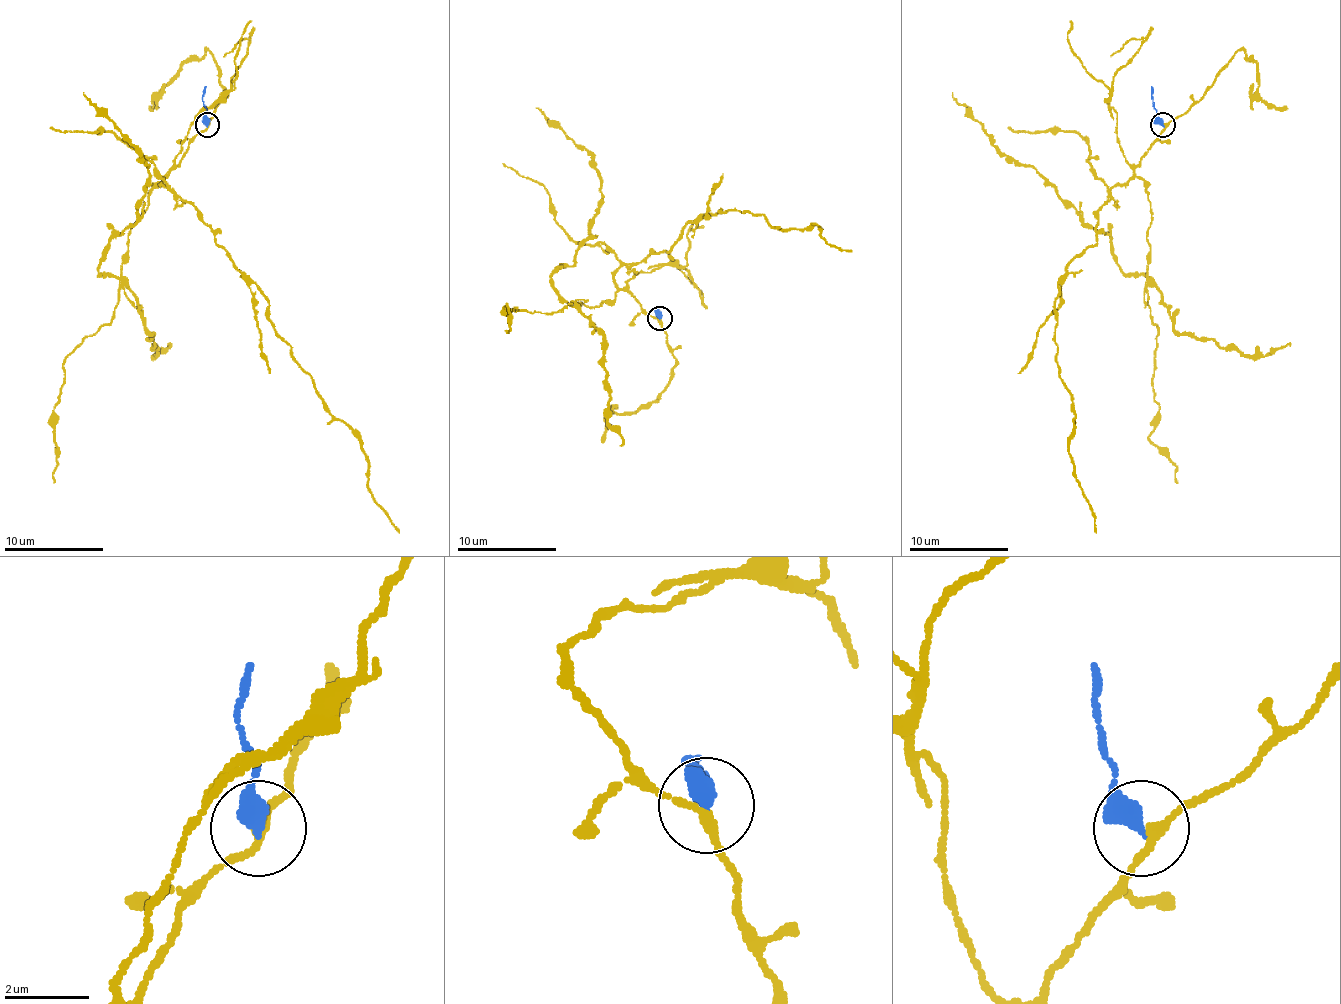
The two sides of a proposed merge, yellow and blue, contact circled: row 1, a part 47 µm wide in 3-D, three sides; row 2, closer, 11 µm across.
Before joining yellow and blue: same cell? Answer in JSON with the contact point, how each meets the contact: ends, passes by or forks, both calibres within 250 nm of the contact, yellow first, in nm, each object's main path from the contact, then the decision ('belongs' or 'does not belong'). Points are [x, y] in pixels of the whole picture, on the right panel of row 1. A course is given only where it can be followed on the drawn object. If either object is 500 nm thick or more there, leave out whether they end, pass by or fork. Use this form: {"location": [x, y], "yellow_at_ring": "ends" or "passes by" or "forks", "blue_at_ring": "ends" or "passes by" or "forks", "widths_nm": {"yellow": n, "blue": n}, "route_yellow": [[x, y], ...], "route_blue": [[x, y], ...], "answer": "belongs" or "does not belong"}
{"location": [1162, 124], "yellow_at_ring": "passes by", "blue_at_ring": "ends", "widths_nm": {"yellow": 200, "blue": 480}, "route_yellow": [[1163, 124], [1133, 173], [1109, 193], [1096, 242], [1067, 267], [1054, 302], [1074, 477], [1096, 532]], "route_blue": [[1163, 124], [1153, 109], [1151, 87]], "answer": "does not belong"}

